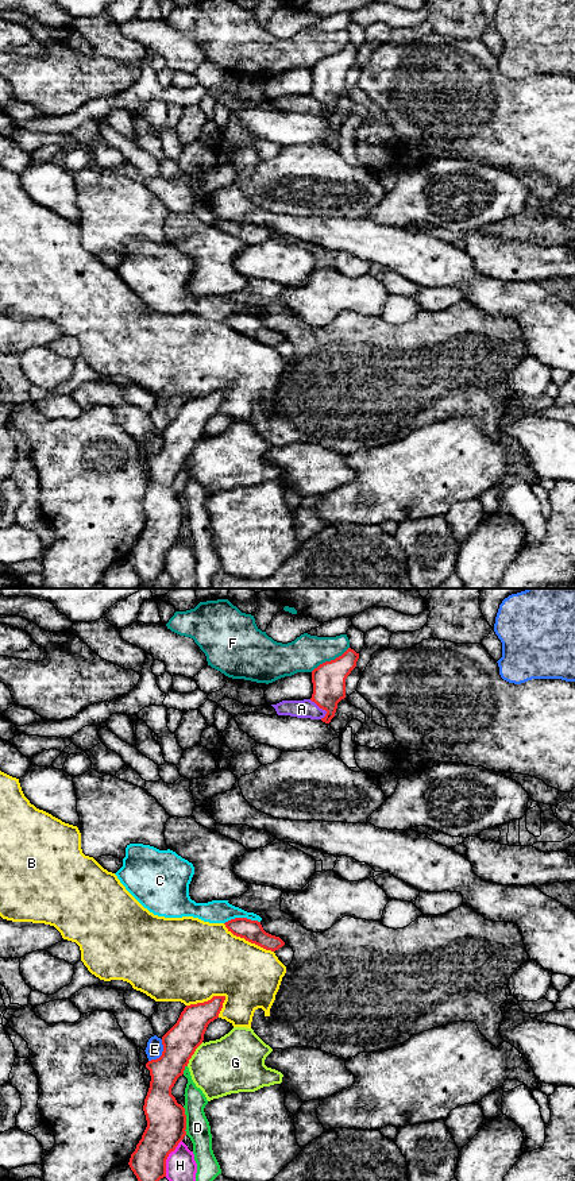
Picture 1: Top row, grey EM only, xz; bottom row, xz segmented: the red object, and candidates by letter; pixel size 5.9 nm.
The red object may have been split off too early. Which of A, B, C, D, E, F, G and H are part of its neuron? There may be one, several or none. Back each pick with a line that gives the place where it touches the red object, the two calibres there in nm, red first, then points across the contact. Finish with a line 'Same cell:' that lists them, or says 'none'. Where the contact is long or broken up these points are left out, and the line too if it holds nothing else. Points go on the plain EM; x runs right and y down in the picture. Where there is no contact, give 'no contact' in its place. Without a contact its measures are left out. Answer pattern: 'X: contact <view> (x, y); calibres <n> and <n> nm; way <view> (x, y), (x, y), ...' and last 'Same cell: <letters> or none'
Same cell: none

